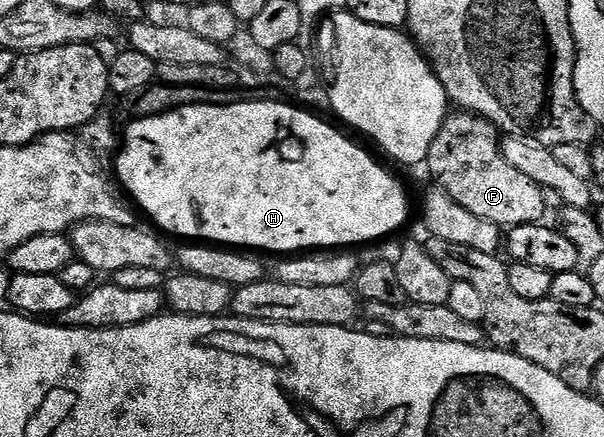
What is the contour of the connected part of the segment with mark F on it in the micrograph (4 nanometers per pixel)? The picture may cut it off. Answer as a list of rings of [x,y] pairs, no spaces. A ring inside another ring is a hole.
[[[452,111],[444,118],[438,135],[434,135],[434,143],[430,143],[430,151],[426,162],[426,169],[432,172],[432,177],[437,186],[454,199],[466,211],[478,215],[478,219],[490,219],[490,223],[501,227],[513,227],[516,225],[534,224],[543,222],[545,190],[541,189],[530,175],[522,175],[515,167],[510,167],[500,150],[501,134],[495,125],[476,113],[467,111]]]

